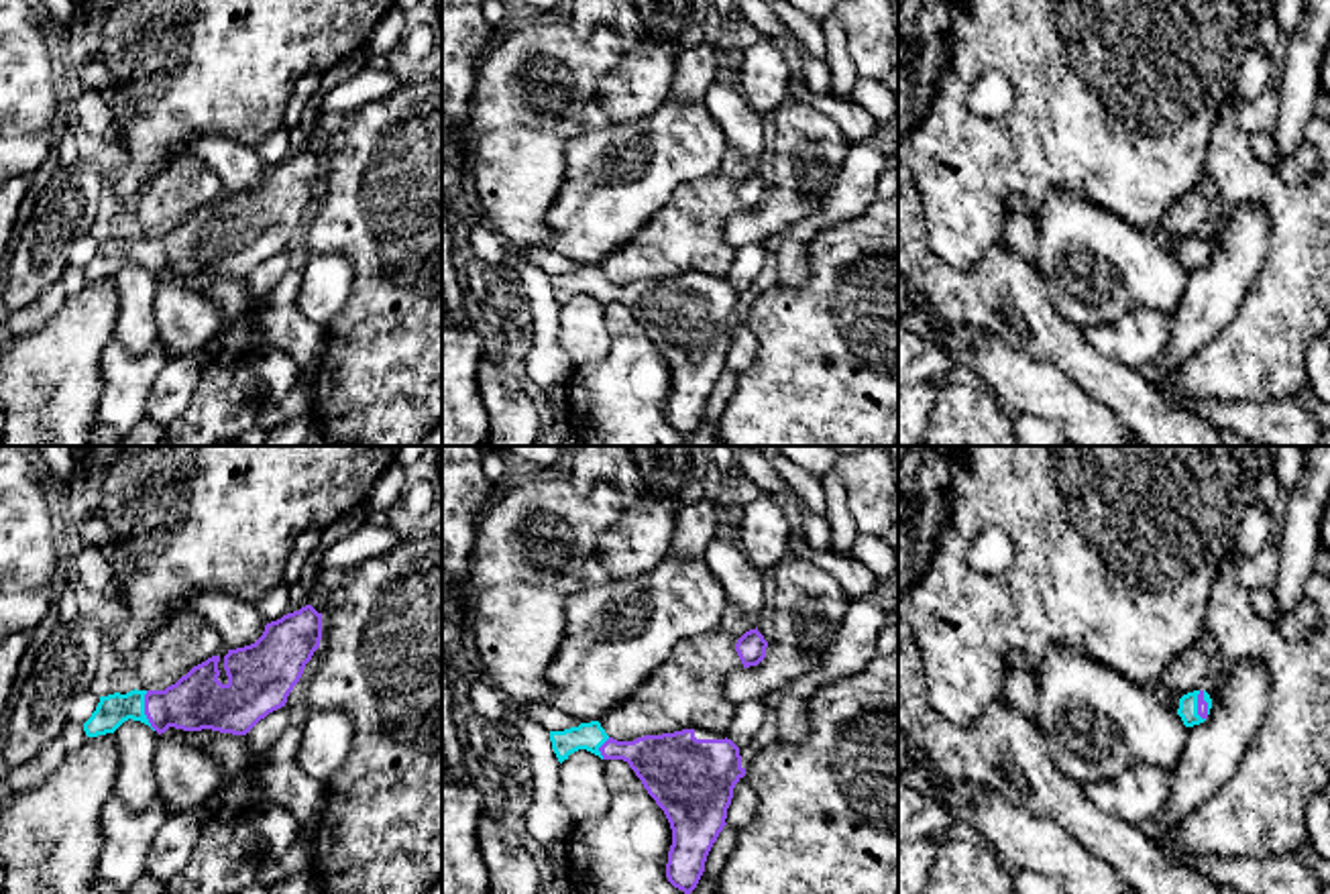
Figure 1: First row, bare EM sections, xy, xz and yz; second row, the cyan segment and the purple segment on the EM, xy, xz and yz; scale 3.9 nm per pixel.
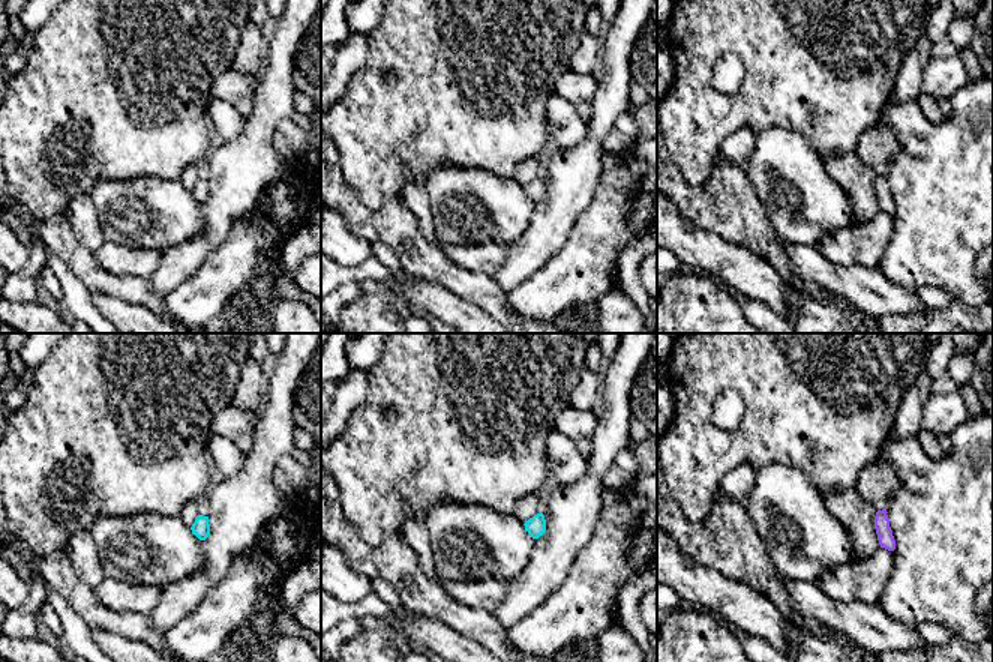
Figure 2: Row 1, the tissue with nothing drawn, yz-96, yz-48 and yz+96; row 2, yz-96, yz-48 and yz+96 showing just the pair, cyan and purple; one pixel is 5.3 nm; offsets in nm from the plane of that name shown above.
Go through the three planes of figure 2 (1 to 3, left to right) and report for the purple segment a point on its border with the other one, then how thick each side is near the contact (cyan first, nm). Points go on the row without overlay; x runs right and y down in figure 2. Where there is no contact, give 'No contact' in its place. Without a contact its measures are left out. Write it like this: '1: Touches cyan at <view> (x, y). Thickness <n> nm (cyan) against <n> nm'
1: No contact
2: No contact
3: No contact

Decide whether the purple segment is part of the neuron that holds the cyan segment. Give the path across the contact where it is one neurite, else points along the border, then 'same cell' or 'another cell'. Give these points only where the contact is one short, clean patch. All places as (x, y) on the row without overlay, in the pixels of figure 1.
runs through xy (115, 253), (143, 255), (196, 245); same cell

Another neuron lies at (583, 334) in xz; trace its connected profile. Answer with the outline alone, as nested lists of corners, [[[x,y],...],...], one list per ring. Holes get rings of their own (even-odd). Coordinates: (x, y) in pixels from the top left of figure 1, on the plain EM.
[[[578,293],[558,312],[558,342],[574,367],[603,360],[611,350],[605,303]]]

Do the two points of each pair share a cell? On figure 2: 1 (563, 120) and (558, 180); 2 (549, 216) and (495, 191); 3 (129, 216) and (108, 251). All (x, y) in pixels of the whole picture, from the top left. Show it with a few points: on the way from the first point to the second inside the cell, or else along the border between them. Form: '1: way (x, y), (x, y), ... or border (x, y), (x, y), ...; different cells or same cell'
1: border (587, 123), (587, 132), (576, 144), (560, 149); different cells
2: border (536, 203), (528, 228), (518, 240); different cells
3: border (105, 240), (128, 248), (147, 249); different cells

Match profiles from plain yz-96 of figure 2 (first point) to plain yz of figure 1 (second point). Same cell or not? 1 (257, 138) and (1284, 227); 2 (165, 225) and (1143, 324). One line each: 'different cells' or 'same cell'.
1: different cells
2: different cells

